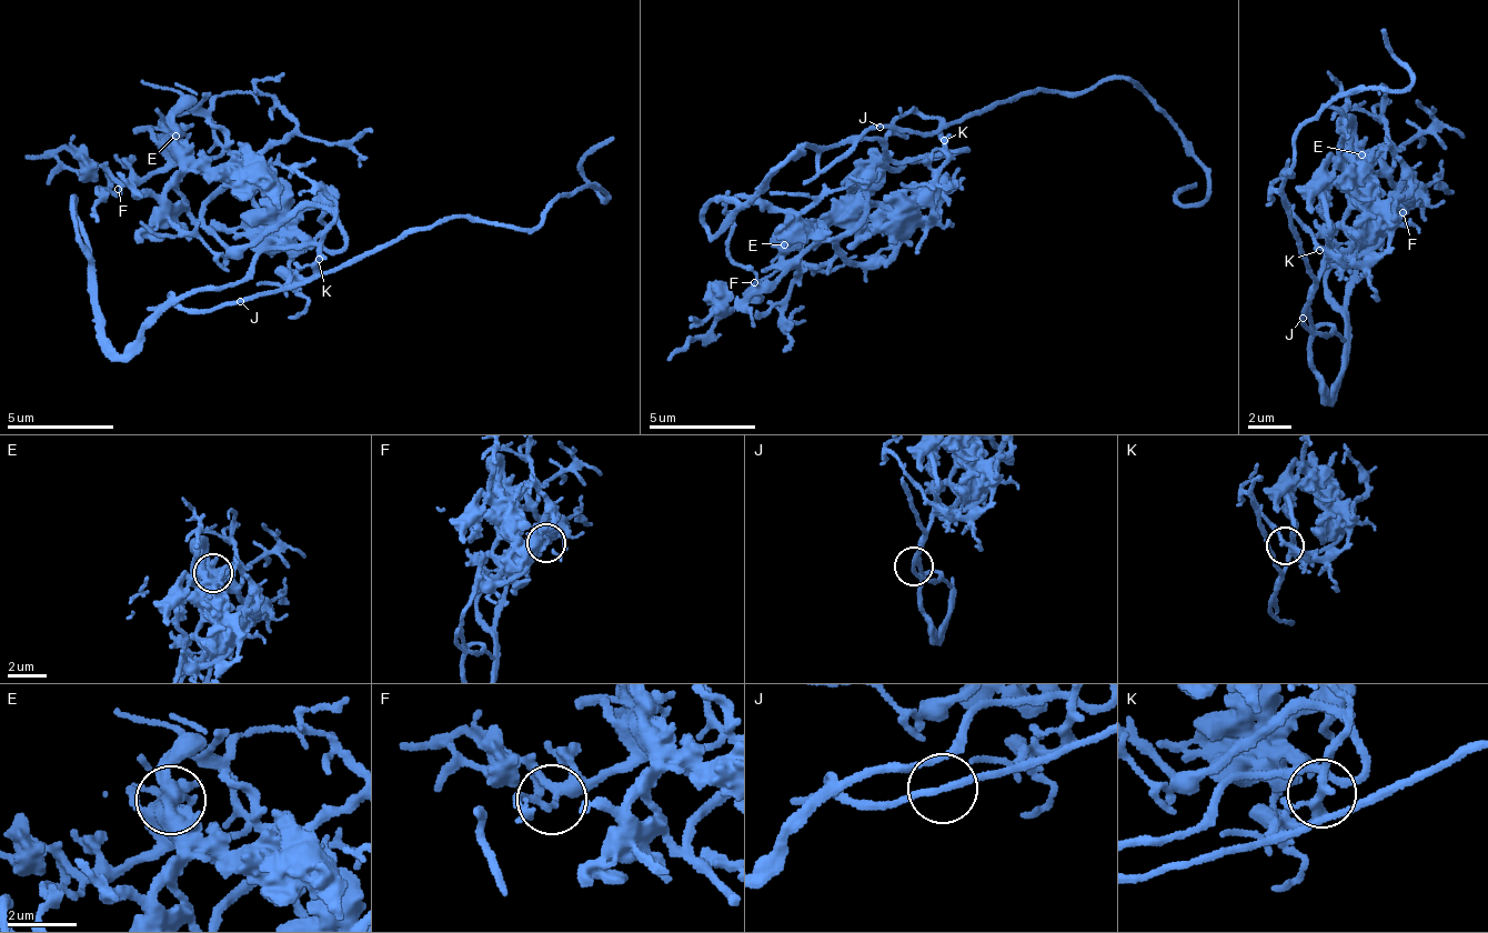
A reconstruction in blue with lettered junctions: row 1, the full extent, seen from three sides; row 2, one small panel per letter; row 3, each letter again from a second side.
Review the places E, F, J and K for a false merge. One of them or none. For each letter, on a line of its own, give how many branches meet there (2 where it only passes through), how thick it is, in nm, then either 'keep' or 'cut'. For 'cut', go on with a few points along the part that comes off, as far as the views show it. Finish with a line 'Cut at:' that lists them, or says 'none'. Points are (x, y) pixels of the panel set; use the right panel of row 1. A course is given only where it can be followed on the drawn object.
E: branches 2; calibre 600 nm; keep
F: branches 4; calibre 260 nm; keep
J: branches 3; calibre 150 nm; keep
K: branches 4; calibre 200 nm; keep
Cut at: none

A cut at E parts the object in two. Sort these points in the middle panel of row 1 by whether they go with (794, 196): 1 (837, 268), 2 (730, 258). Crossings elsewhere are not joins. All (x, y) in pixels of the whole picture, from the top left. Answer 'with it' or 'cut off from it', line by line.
1: cut off from it
2: cut off from it

